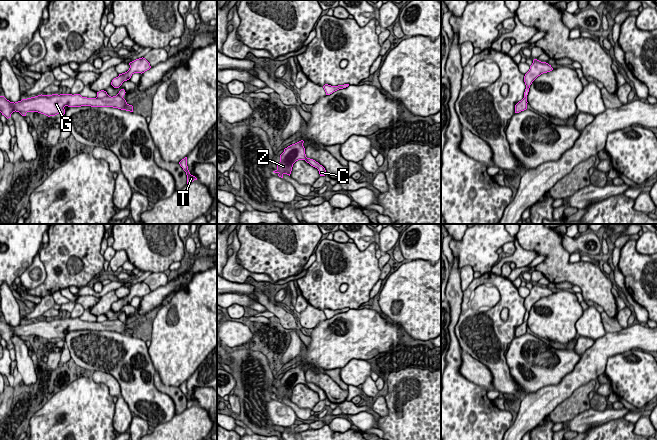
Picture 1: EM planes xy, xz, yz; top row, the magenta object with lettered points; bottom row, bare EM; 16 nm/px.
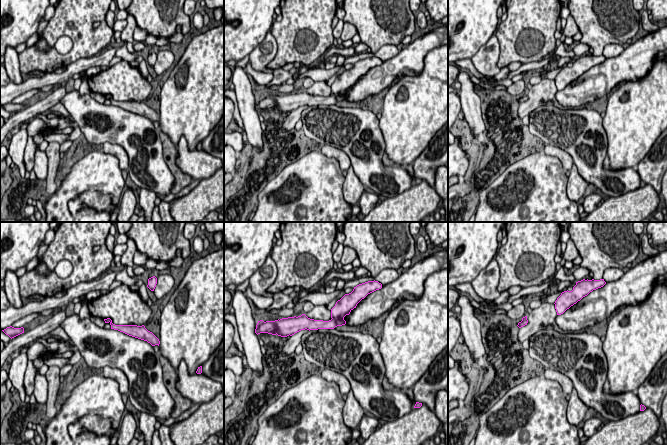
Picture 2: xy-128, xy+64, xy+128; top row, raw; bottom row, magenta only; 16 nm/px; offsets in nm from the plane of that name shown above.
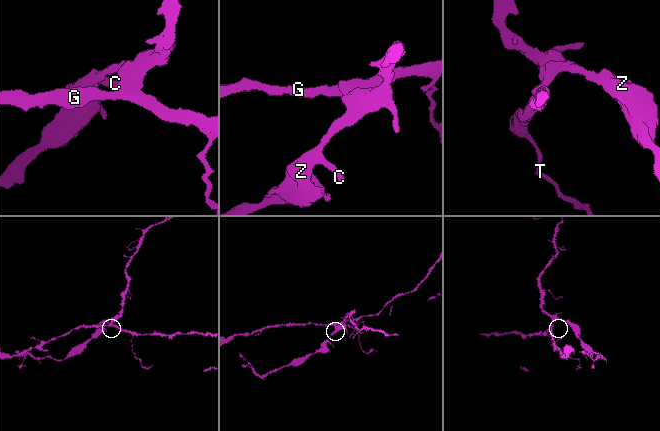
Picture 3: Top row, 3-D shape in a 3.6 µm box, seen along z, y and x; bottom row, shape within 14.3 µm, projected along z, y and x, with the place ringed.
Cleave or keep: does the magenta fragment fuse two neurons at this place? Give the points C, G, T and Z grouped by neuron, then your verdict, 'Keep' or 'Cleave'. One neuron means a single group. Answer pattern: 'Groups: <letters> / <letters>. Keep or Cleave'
Groups: C Z / G T. Cleave

